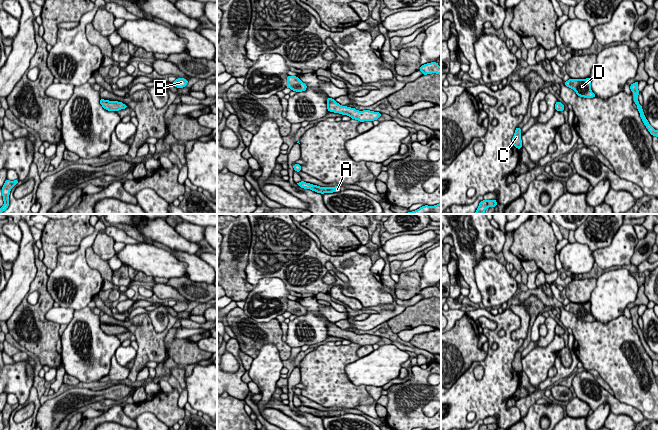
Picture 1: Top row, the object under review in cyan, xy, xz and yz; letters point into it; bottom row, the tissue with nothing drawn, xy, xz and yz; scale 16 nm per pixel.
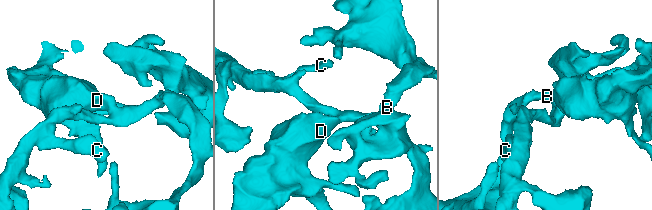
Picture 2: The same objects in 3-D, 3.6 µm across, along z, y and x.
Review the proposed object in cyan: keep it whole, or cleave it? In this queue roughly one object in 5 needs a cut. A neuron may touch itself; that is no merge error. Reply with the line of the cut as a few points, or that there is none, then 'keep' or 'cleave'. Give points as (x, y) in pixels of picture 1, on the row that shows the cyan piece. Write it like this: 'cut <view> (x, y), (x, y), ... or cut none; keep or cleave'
cut none; keep

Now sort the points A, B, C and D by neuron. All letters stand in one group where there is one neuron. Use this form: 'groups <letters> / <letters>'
groups A B C D

